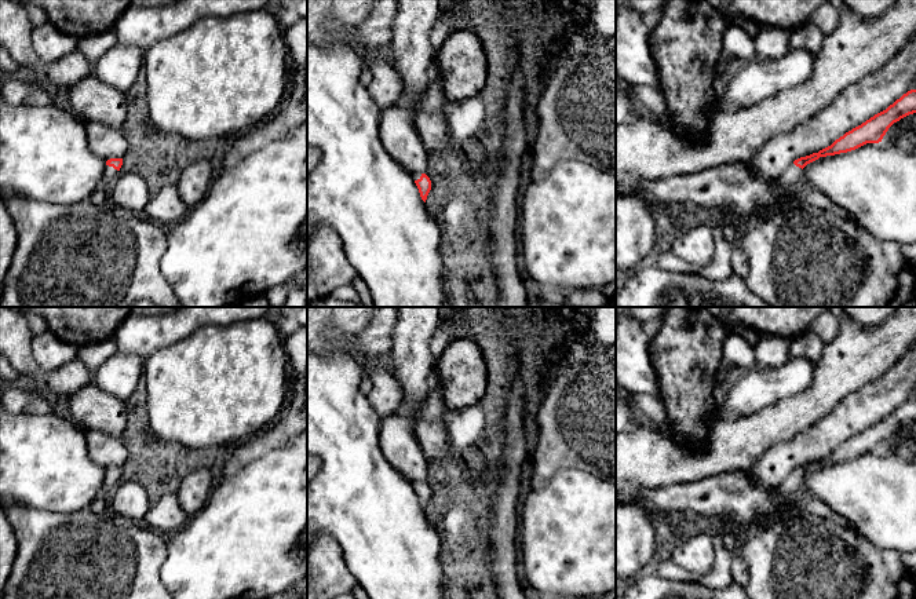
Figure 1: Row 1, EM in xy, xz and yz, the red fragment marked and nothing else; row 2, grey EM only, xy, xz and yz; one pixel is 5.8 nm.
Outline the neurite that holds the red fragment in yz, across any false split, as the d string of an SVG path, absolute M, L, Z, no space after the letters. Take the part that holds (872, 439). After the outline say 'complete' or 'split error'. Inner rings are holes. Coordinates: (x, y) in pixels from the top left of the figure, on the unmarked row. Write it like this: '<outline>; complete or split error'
M916 398L908 399L886 419L846 441L831 454L820 459L818 461L795 468L793 472L777 487L778 496L784 501L793 500L800 492L802 478L807 472L818 468L820 465L855 459L866 452L879 452L894 431L913 421L916 421Z; split error

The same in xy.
M110 467L106 470L103 496L110 496L113 493L113 489L118 482L121 474L123 474L123 467Z; split error

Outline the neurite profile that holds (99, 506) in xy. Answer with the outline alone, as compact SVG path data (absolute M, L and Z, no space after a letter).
M106 496L95 498L88 507L95 514L109 514L110 512L110 500Z

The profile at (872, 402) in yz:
M916 346L879 379L860 387L824 419L762 454L751 467L752 481L777 489L800 465L818 461L846 441L886 419L915 397Z

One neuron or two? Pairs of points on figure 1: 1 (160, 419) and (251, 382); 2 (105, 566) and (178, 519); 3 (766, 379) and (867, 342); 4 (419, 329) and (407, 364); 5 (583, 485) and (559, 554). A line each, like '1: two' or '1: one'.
1: one
2: two
3: two
4: one
5: one

